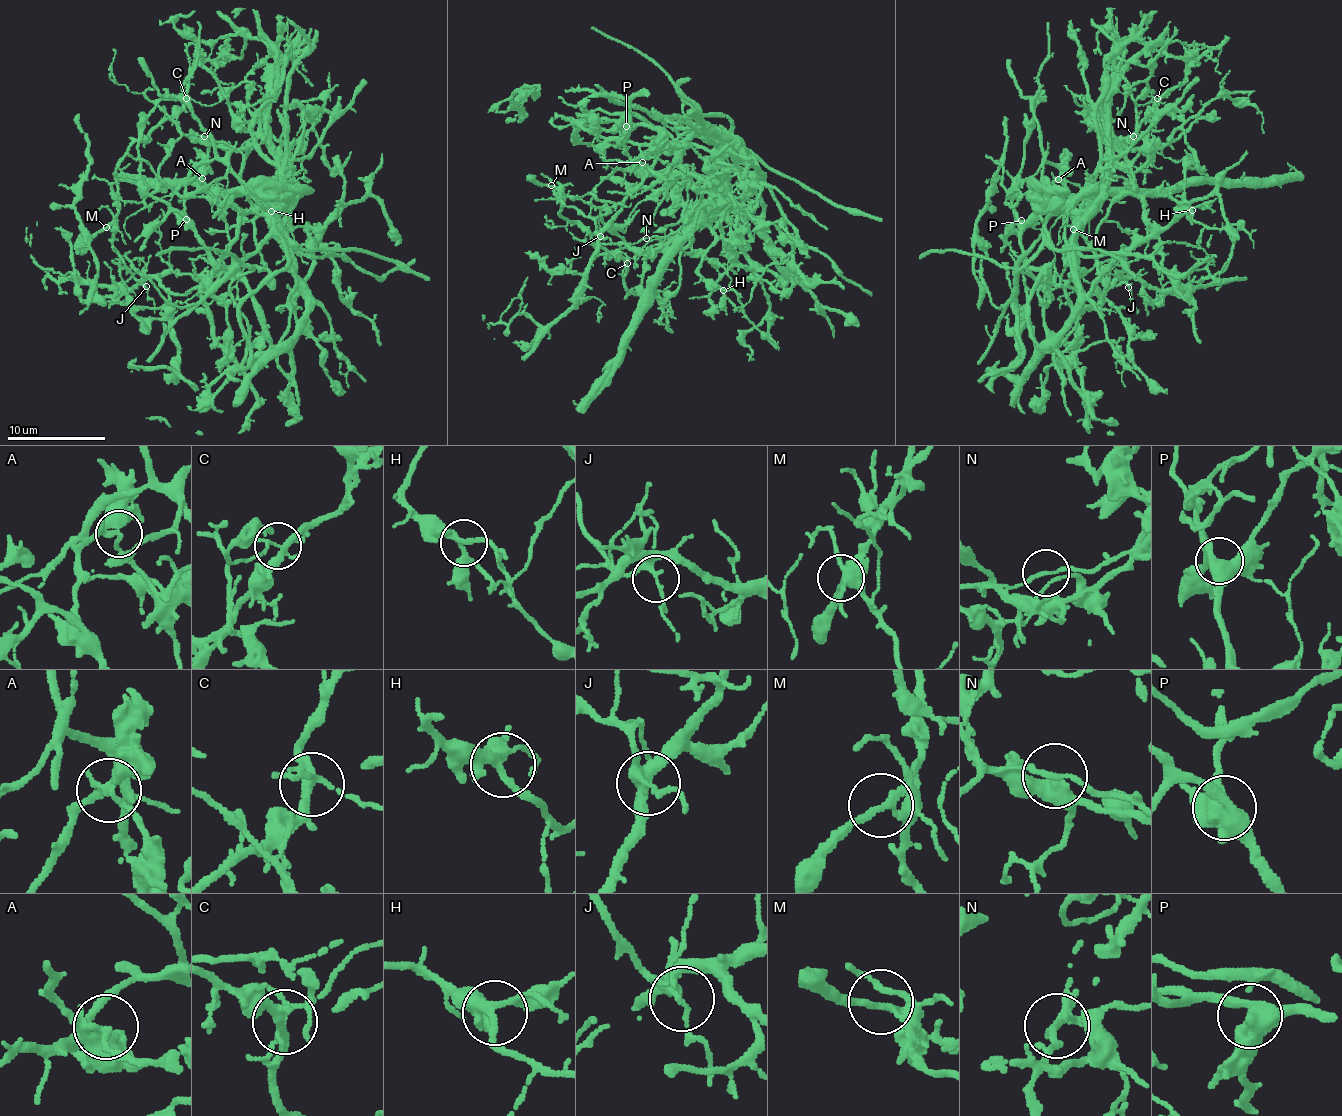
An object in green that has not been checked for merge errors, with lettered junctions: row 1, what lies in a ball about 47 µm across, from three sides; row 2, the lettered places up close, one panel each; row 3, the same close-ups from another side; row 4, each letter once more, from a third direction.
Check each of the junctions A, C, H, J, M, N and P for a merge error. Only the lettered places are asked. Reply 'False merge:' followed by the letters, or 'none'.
False merge: A, C, N

